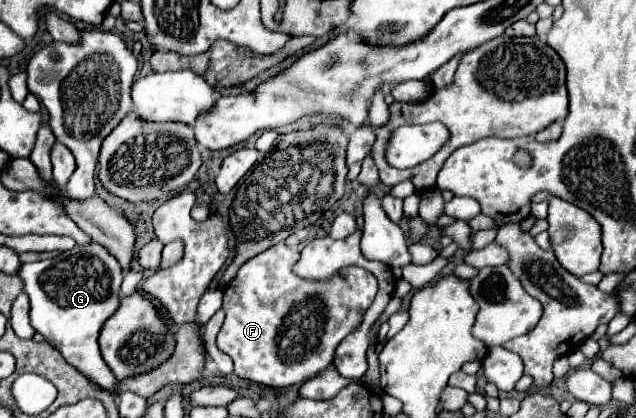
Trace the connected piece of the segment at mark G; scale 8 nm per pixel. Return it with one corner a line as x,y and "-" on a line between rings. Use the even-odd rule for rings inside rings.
88,243
76,245
70,251
60,253
54,259
44,259
36,263
26,263
20,267
18,275
24,281
24,291
30,297
30,321
32,327
54,345
62,357
82,371
90,381
112,391
116,387
116,377
104,363
98,349
98,333
104,321
120,305
120,285
122,267
102,245

